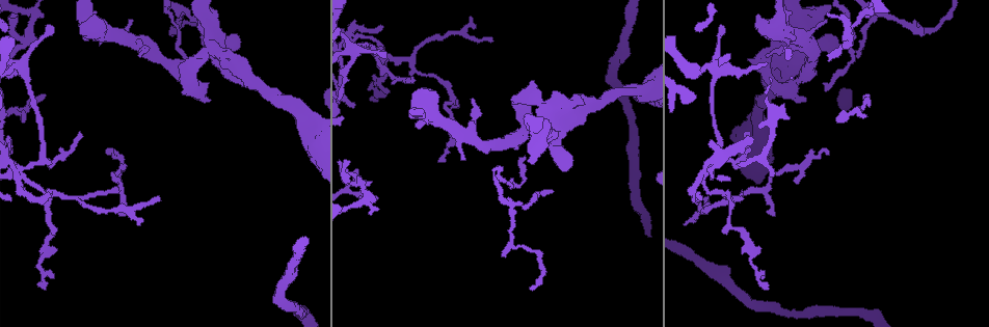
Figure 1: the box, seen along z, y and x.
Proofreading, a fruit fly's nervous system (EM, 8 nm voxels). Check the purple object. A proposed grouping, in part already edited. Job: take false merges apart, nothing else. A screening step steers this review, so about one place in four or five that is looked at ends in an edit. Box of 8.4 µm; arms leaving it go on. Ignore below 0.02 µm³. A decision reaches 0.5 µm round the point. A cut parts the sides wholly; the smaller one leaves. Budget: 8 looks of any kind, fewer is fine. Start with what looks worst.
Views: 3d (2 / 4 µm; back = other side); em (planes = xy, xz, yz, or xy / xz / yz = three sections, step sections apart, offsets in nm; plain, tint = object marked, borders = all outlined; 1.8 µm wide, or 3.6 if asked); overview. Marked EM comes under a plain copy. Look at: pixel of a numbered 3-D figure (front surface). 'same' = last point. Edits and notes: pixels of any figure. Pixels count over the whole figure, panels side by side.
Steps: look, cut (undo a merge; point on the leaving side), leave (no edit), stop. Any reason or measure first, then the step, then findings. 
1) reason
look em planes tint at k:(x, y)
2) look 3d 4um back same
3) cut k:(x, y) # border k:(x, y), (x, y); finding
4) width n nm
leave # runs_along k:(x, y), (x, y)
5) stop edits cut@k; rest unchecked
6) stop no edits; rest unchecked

sharp bend
look em planes tint at 1:(17, 167)

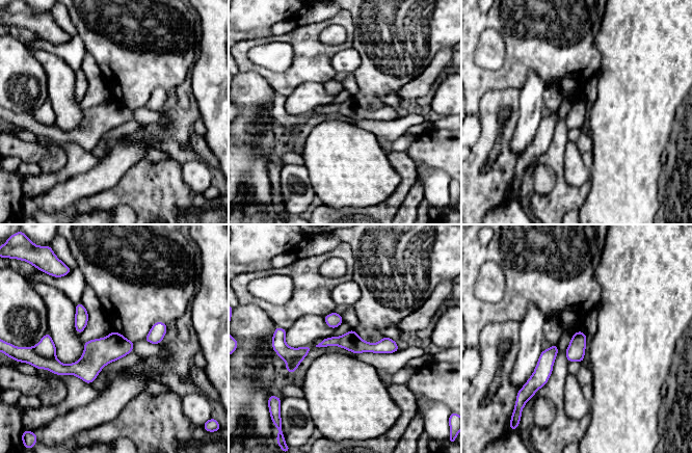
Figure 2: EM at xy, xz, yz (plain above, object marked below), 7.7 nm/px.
width 140 nm
cut 2:(25, 354) # part_leaving 2:(130, 343), (85, 368), (54, 363); two cells meet here

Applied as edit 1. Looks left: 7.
sharp bend
look em xy step 16 tint at 1:(525, 113)

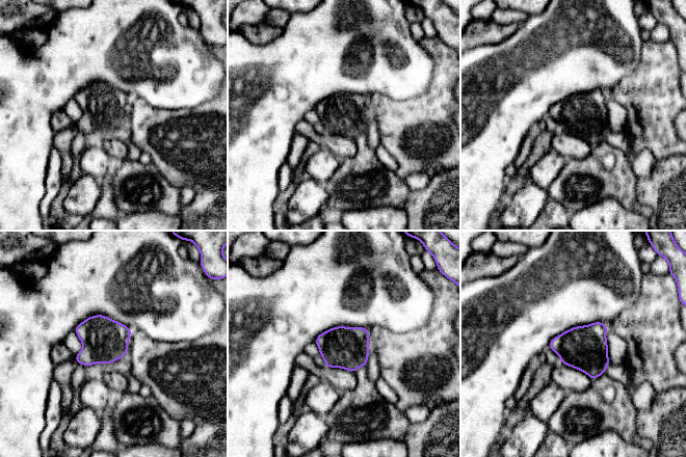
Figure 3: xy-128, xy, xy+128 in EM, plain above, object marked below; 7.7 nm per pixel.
cut it another way
look em planes tint same

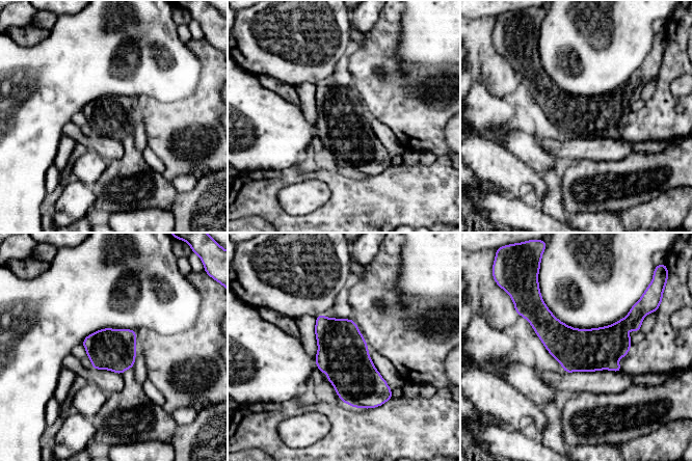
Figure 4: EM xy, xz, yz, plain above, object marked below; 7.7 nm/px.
width 320 nm
leave # runs_along 4:(526, 314), (559, 339), (635, 327); one cell here

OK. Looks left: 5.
three arms meet
look em xz step 8 tint at 1:(594, 100)

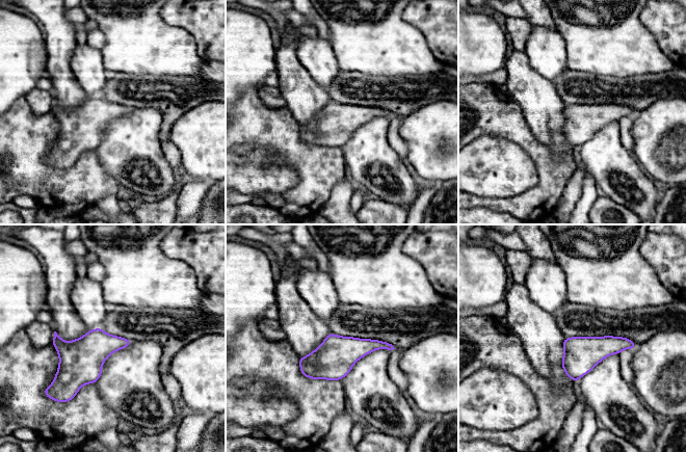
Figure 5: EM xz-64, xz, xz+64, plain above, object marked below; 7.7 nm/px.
another direction
look em xy step 8 tint same

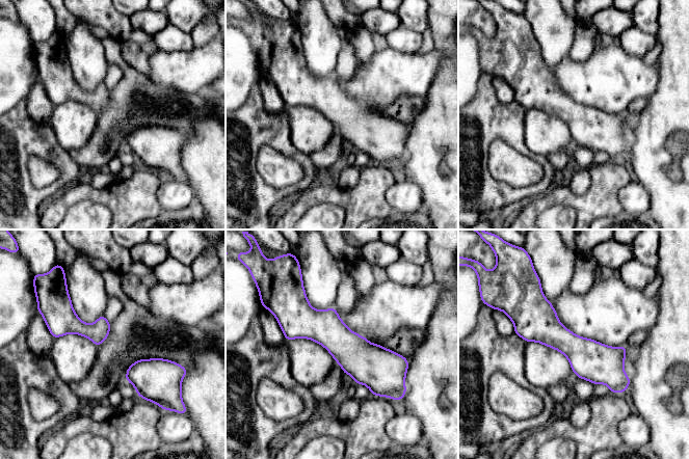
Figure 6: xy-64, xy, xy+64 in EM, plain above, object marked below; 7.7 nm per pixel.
leave # all the same cell

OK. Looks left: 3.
stop edits cut@2; rest unchecked

